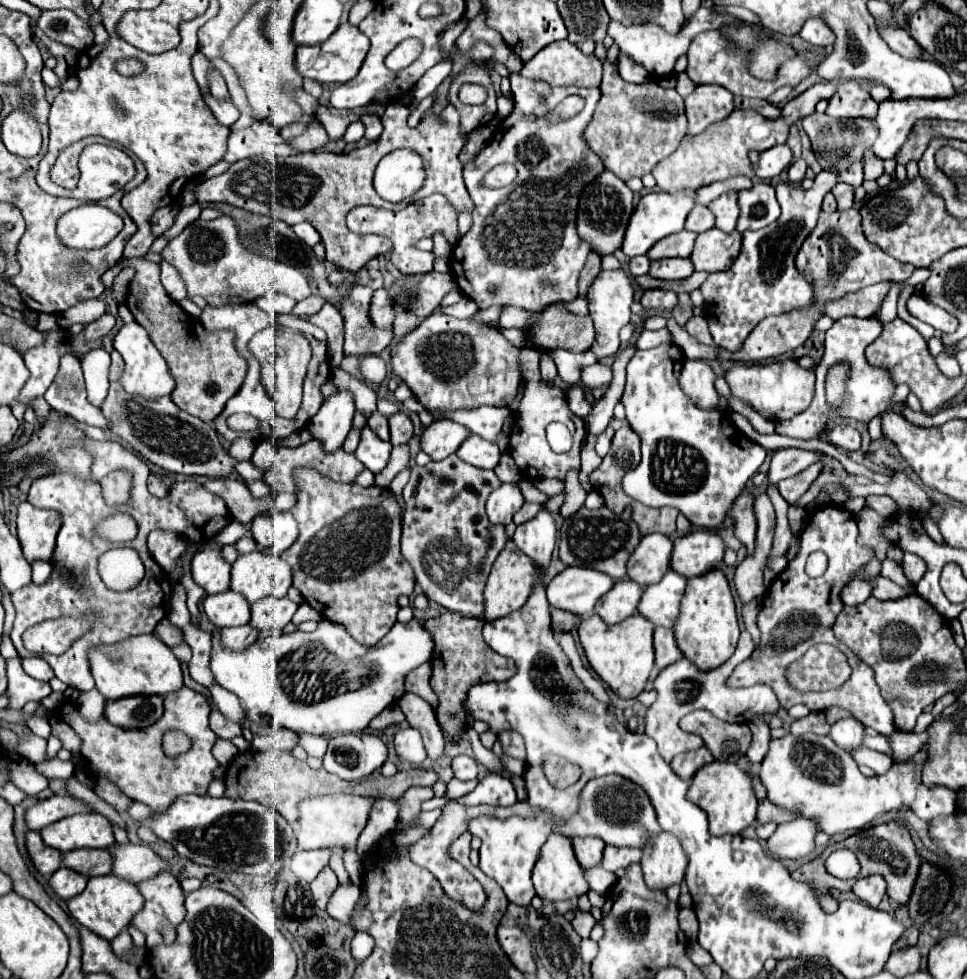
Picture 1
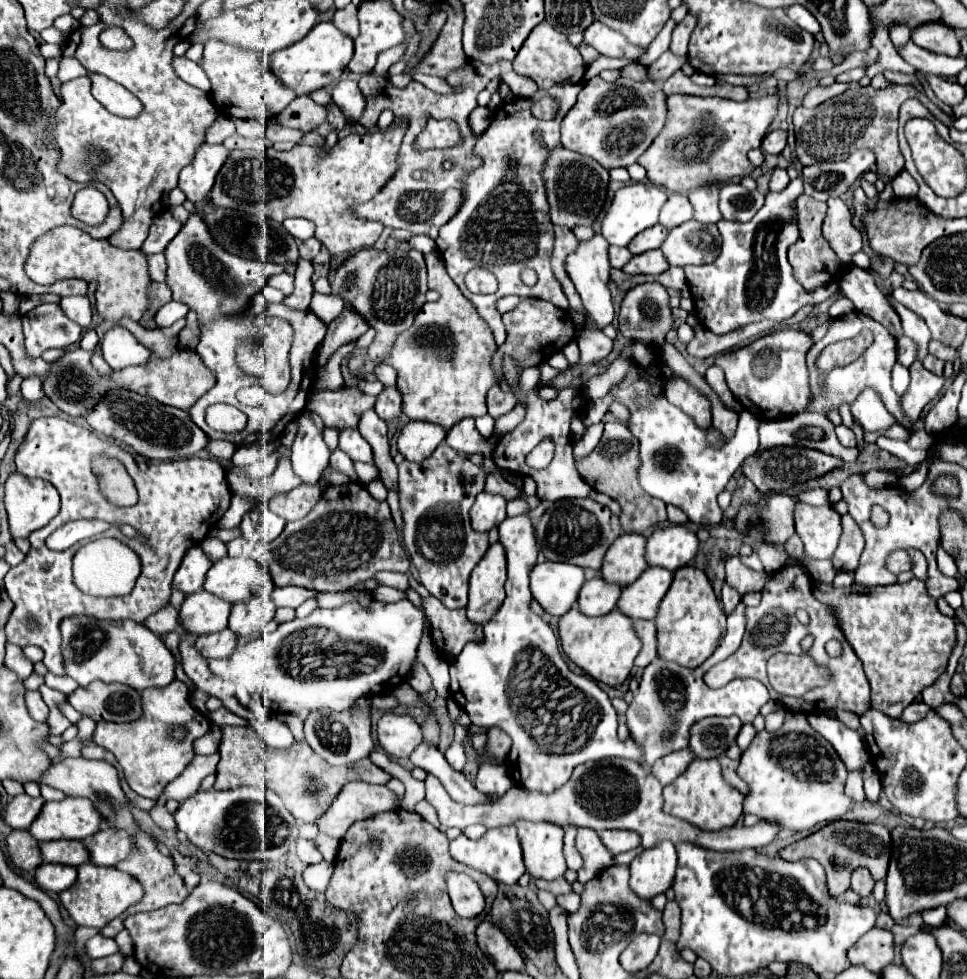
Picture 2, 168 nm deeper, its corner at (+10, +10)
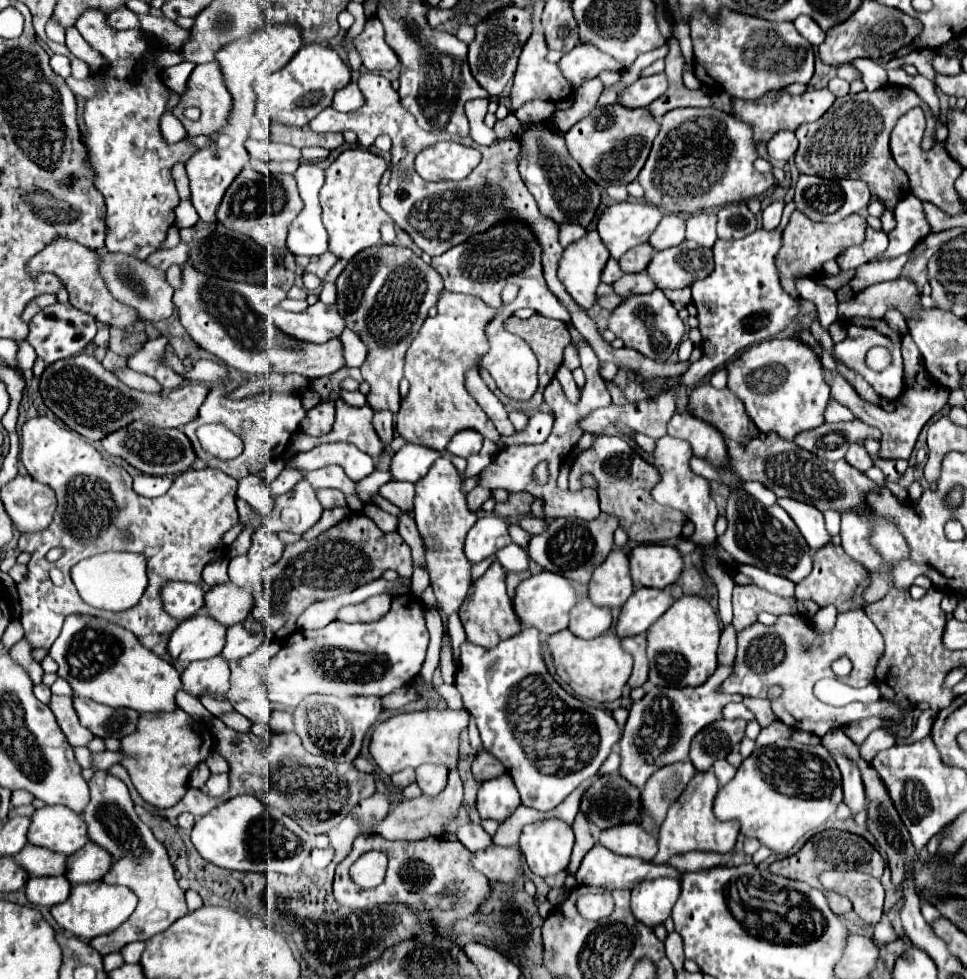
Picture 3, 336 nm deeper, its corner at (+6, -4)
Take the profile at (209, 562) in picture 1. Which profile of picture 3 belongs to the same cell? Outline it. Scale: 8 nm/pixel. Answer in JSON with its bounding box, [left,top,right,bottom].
[163,582,205,622]

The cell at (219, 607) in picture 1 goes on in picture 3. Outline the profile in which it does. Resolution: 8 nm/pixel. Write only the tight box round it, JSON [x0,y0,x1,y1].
[167,612,227,670]

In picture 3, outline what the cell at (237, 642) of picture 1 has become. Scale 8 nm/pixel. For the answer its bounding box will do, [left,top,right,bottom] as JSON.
[181,656,229,696]

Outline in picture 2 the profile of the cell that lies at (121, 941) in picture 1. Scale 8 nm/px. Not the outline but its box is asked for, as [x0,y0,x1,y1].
[85,936,119,959]

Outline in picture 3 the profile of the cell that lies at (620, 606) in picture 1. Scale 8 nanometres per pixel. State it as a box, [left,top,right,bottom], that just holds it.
[569,598,613,638]

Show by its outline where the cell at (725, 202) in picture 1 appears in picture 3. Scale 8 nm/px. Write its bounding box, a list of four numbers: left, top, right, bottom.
[687,210,717,248]

